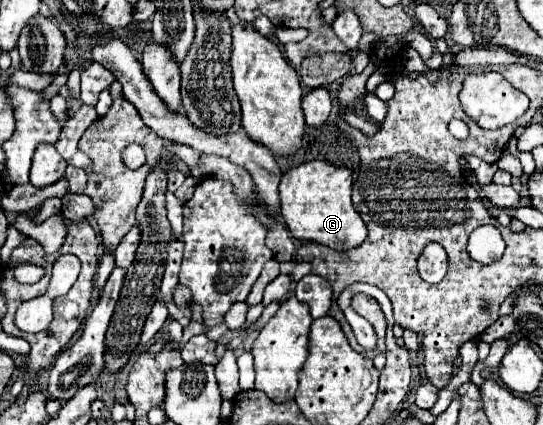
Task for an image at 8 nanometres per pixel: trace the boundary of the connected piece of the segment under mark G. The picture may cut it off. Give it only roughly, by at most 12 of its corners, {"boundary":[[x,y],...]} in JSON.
{"boundary":[[308,161],[280,181],[292,237],[348,251],[368,235],[352,173]]}

